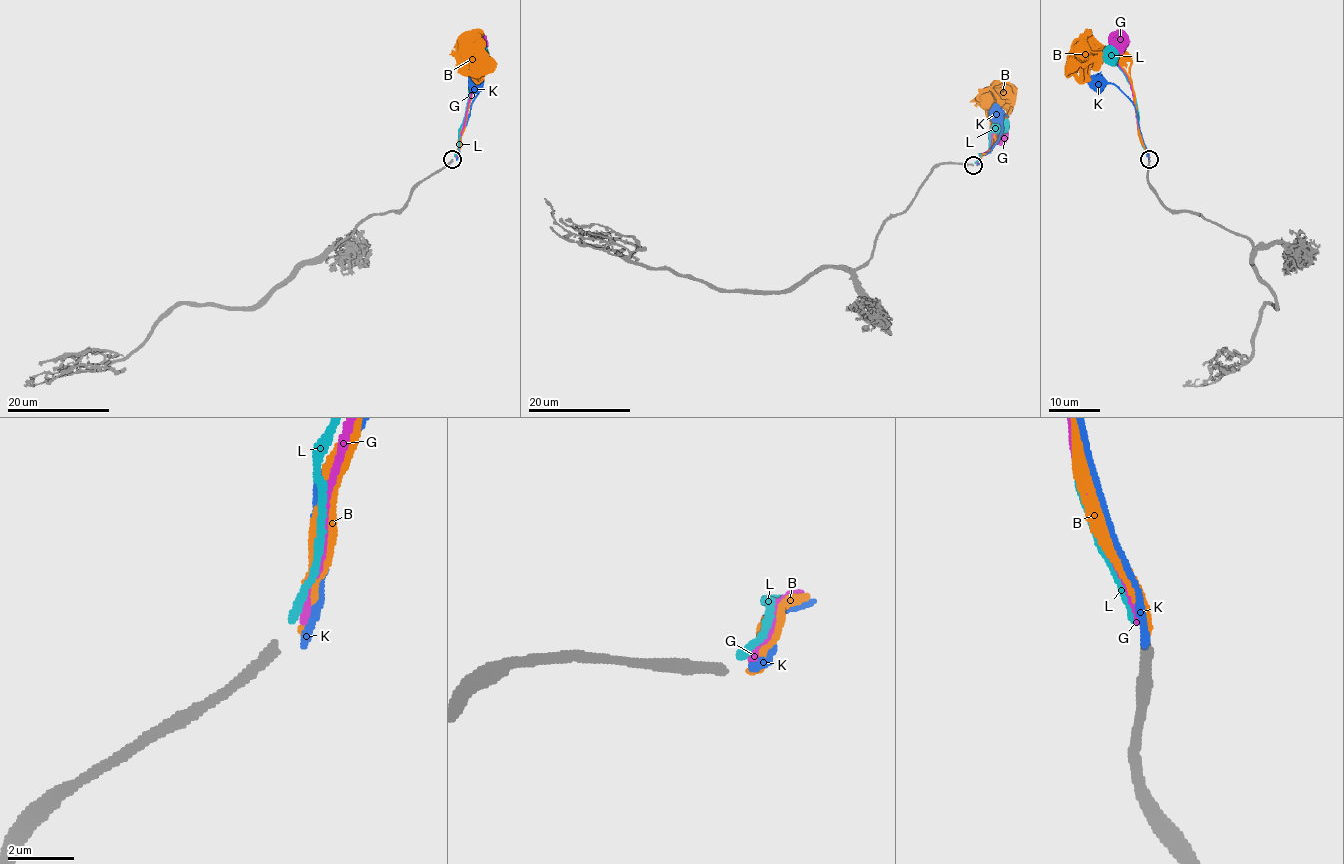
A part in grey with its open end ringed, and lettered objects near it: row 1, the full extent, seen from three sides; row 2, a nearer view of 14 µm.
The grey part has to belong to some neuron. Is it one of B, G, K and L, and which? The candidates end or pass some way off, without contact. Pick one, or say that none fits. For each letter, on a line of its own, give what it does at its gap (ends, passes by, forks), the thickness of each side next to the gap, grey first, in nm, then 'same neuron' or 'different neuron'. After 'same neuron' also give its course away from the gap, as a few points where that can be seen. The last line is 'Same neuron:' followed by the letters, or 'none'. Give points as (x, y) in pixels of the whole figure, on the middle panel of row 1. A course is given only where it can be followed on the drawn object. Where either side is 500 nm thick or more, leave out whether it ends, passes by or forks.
B: it ends there; 300 nm thick on the grey side, 240 nm on the other; same neuron; it runs (976, 164), (983, 154), (990, 150), (989, 100)
G: it ends there; 300 nm thick on the grey side, 200 nm on the other; different neuron
K: it ends there; 300 nm thick on the grey side, 240 nm on the other; different neuron
L: it ends there; 300 nm thick on the grey side, 240 nm on the other; different neuron
Same neuron: B

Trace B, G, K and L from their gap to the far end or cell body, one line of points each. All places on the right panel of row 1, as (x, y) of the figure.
B: (1149, 158), (1139, 130), (1131, 79), (1100, 48), (1085, 50)
G: (1148, 157), (1139, 134), (1132, 89), (1118, 63), (1117, 42)
K: (1149, 159), (1135, 105), (1114, 85), (1098, 84)
L: (1148, 157), (1139, 136), (1135, 95), (1123, 71), (1110, 57)

